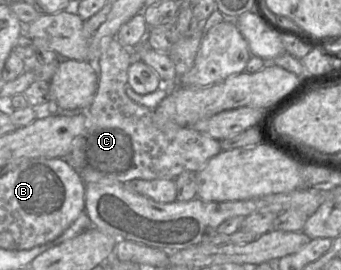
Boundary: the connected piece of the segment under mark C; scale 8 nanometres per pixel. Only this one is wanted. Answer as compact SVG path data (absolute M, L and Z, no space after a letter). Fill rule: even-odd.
M103 37L101 39L100 57L95 63L98 74L97 91L93 102L84 112L84 130L74 139L71 152L64 158L79 173L85 184L96 182L125 183L134 179L174 180L185 171L199 172L212 157L222 151L220 141L191 127L179 126L173 122L156 124L153 121L153 111L131 100L125 92L131 64L130 49L123 46L116 37Z

